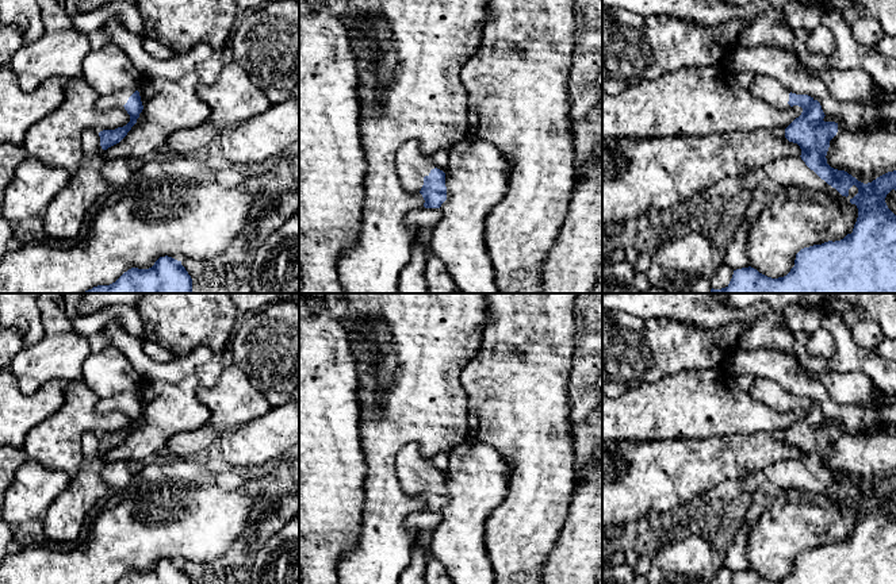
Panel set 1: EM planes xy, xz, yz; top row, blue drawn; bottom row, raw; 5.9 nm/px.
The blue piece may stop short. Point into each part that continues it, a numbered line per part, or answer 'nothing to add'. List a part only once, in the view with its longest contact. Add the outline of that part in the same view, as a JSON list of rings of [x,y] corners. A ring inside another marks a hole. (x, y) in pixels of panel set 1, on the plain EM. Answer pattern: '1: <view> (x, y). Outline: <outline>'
1: xz (413, 468). Outline: [[[407,445],[397,457],[397,470],[402,488],[414,496],[420,496],[424,480],[429,479],[436,466],[432,460],[421,454],[417,445]]]

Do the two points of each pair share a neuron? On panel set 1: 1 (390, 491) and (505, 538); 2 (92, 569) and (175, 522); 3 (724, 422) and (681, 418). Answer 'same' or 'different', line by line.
1: different
2: same
3: same

